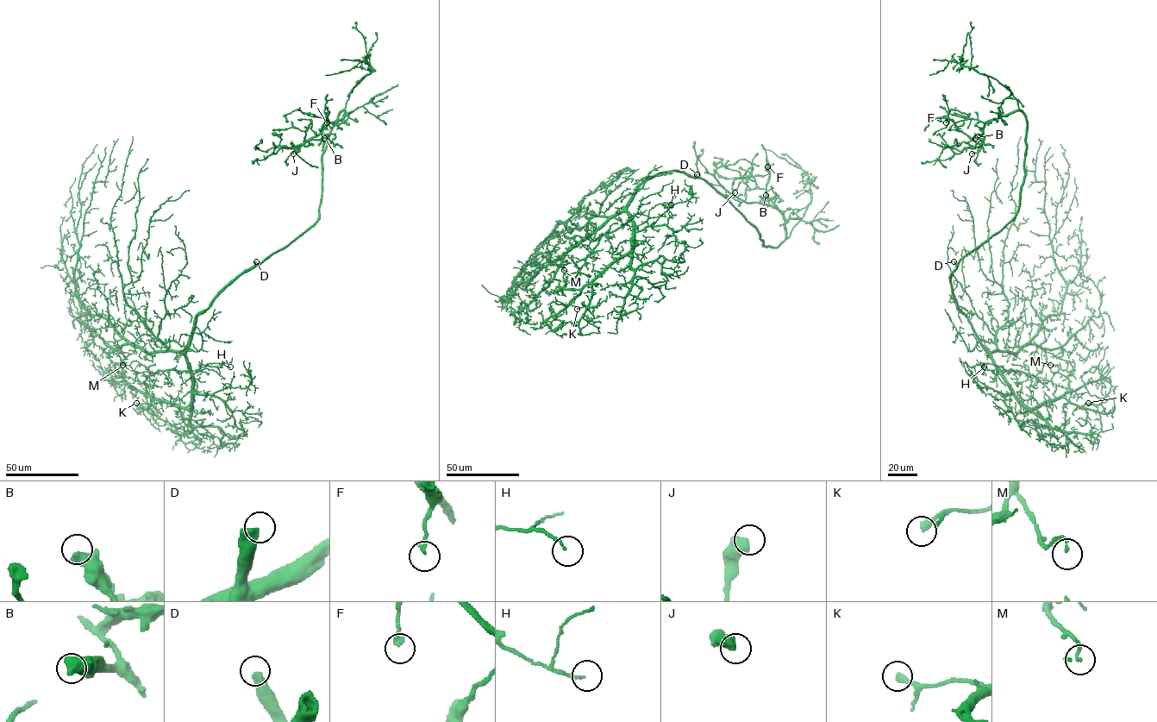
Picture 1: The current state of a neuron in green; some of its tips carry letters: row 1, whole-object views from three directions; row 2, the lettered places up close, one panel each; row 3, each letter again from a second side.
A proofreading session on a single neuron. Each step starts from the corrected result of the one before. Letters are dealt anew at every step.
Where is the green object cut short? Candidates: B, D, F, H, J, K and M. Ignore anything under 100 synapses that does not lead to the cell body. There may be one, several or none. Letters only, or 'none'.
D

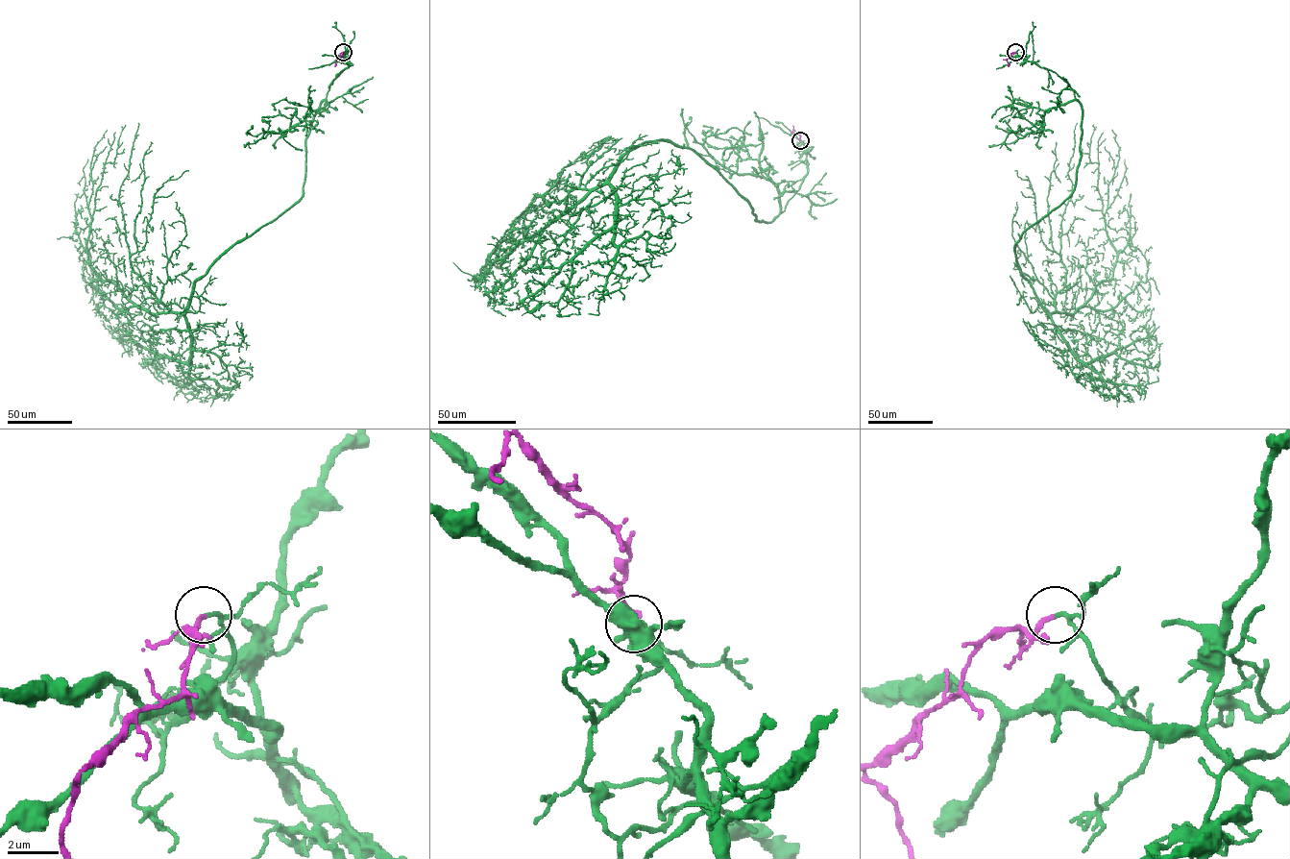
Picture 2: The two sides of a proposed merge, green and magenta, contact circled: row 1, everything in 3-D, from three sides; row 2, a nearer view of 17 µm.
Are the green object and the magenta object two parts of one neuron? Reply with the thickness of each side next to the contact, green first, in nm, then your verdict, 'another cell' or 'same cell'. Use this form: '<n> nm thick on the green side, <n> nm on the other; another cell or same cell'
110 nm thick on the green side, 180 nm on the other; same cell

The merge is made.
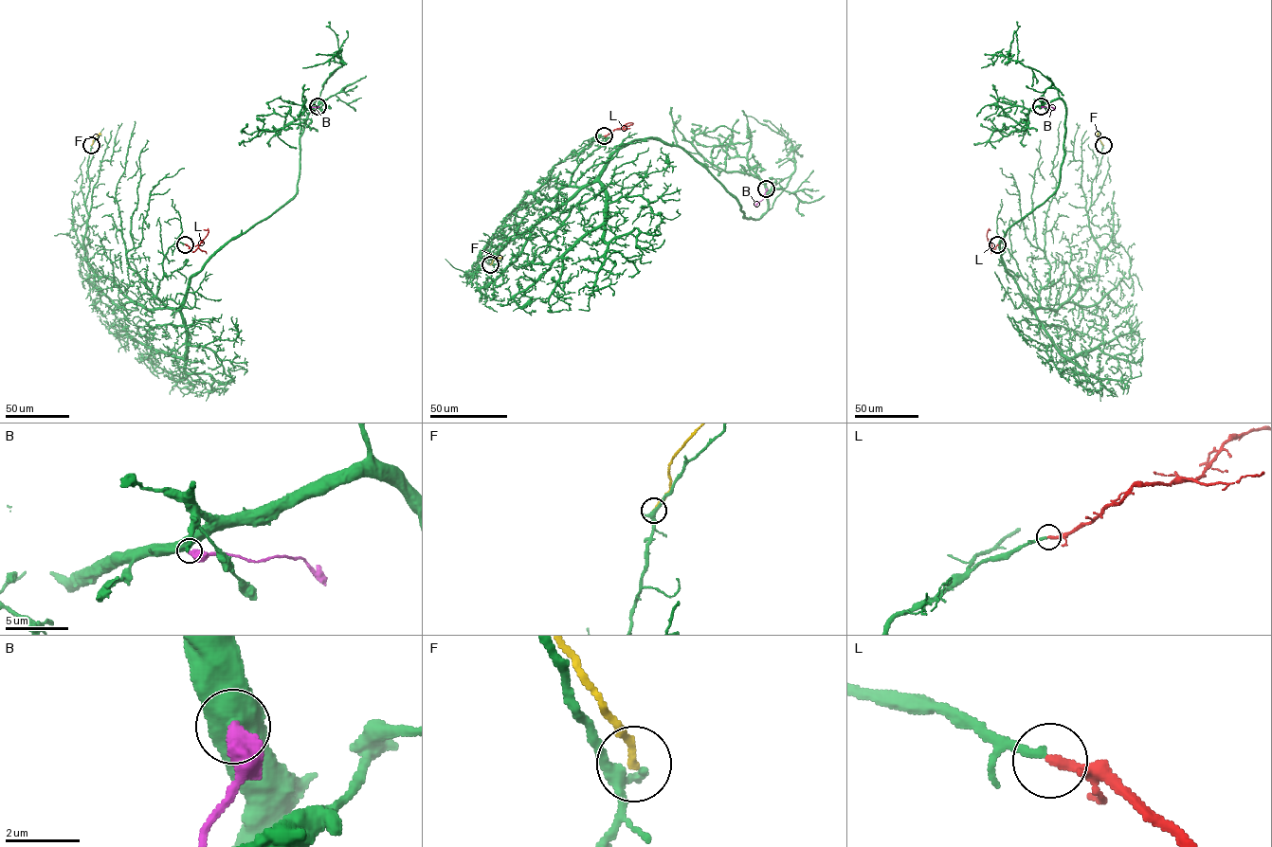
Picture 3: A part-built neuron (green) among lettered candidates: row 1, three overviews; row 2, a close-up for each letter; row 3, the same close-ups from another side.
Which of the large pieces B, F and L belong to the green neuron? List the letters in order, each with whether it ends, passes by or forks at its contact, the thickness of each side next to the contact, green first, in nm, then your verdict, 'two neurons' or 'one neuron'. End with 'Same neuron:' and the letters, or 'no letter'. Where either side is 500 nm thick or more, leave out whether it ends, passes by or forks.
B: 750/550 nm | two neurons
F: it ends | 140/190 nm | two neurons
L: it passes by | 240/180 nm | one neuron
Same neuron: L

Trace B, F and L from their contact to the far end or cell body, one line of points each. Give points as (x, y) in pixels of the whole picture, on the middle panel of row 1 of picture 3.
B: (766, 189), (763, 198), (756, 205)
F: (490, 264), (495, 258), (502, 257)
L: (604, 135), (623, 127)

